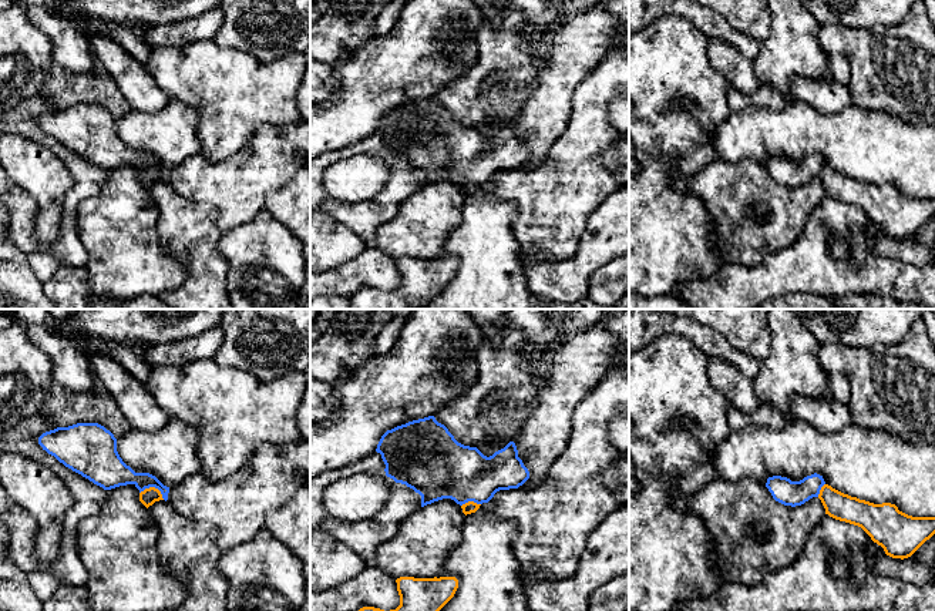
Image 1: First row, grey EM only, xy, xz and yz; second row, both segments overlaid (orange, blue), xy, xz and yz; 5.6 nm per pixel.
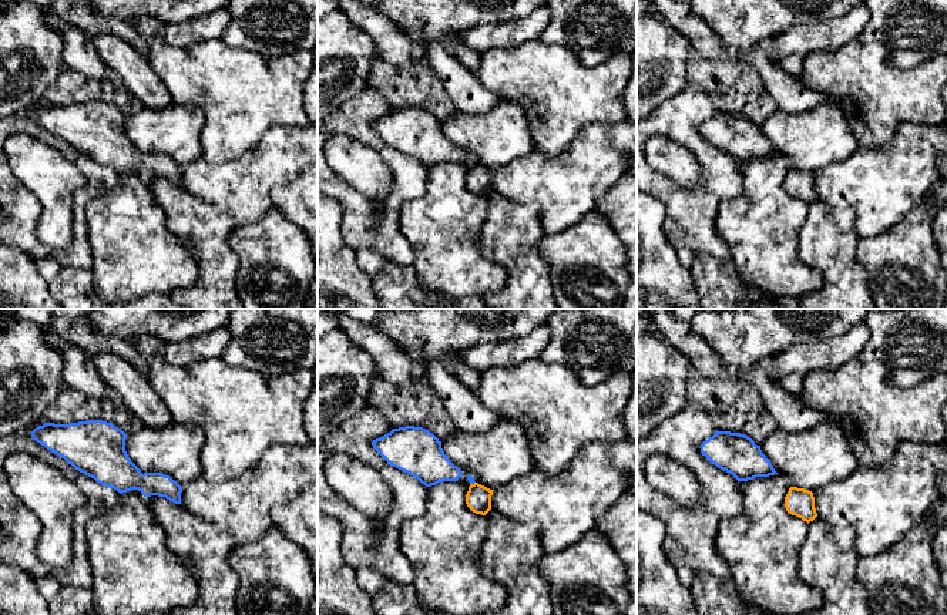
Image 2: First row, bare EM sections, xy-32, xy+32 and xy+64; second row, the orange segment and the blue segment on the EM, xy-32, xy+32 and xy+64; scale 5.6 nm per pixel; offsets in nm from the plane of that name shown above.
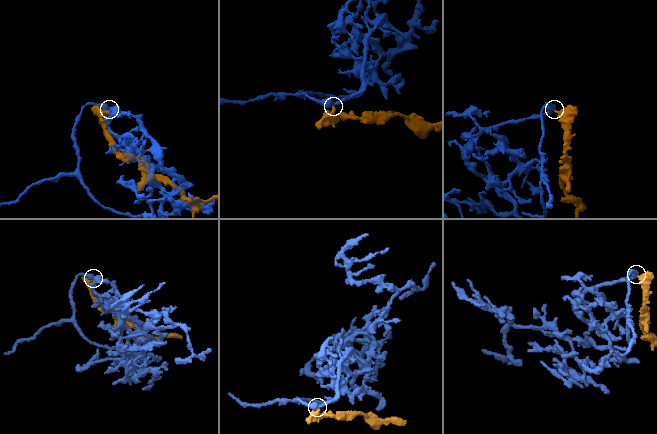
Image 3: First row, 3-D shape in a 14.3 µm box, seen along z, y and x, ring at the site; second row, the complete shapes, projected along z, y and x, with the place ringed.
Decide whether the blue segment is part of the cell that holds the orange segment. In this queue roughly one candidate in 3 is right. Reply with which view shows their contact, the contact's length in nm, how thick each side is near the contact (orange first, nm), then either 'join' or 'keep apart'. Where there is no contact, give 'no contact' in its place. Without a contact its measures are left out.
xy | 150 nm | 90/170 nm | keep apart

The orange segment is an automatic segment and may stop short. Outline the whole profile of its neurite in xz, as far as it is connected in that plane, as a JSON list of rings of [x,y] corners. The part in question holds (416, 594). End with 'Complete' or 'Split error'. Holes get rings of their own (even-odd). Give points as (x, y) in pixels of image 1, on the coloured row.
[[[400,577],[396,583],[400,605],[390,611],[440,611],[458,588],[455,577]]]. Complete

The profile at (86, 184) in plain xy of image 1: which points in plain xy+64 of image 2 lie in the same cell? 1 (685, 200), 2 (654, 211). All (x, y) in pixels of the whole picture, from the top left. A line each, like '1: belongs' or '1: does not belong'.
1: belongs
2: does not belong

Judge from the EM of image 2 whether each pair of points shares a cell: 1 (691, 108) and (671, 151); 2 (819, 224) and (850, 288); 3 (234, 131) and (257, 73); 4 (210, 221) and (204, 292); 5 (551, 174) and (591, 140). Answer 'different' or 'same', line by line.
1: different
2: same
3: same
4: same
5: same

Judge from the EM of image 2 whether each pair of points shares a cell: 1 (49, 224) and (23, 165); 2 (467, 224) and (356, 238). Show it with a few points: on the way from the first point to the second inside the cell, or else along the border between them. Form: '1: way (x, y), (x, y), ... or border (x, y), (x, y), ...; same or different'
1: way (49, 209), (49, 191), (37, 180); same
2: border (398, 221), (398, 227), (405, 238); different

